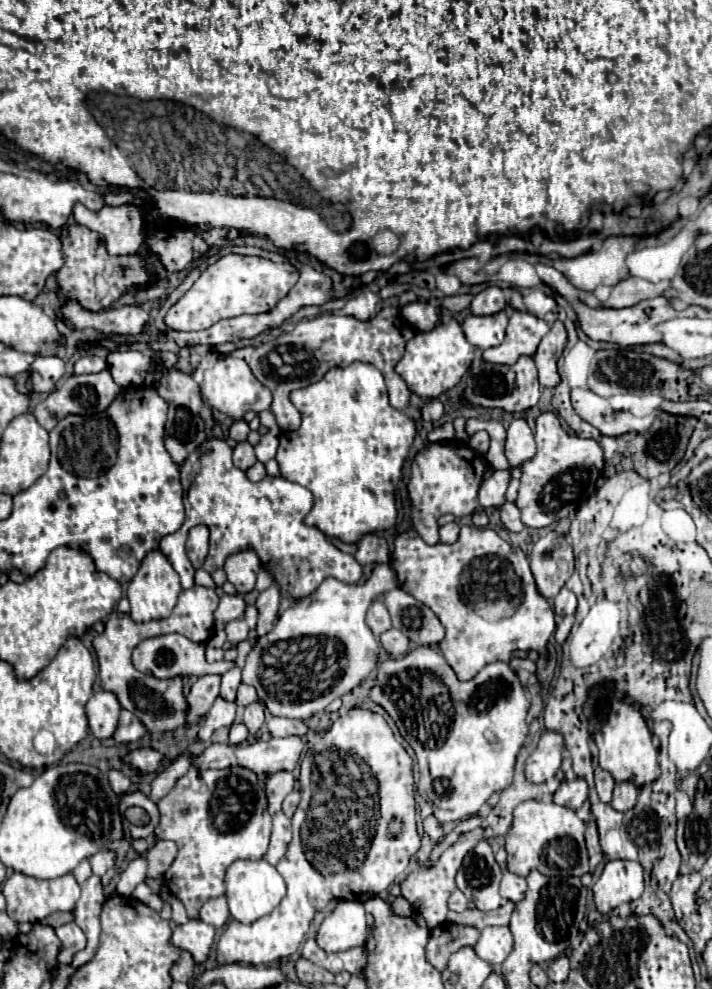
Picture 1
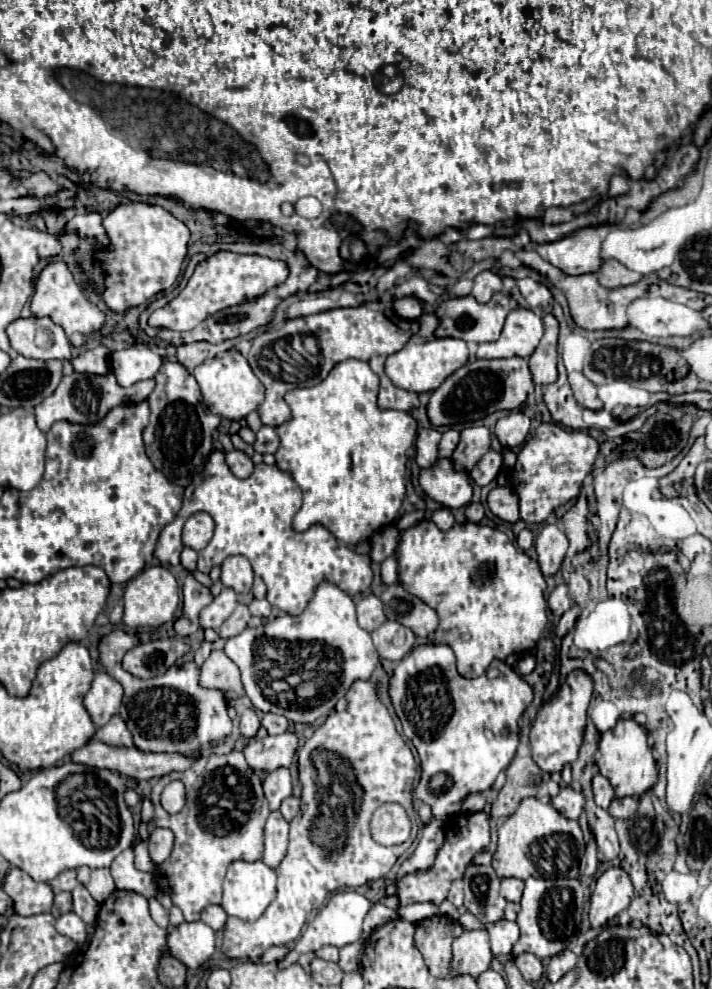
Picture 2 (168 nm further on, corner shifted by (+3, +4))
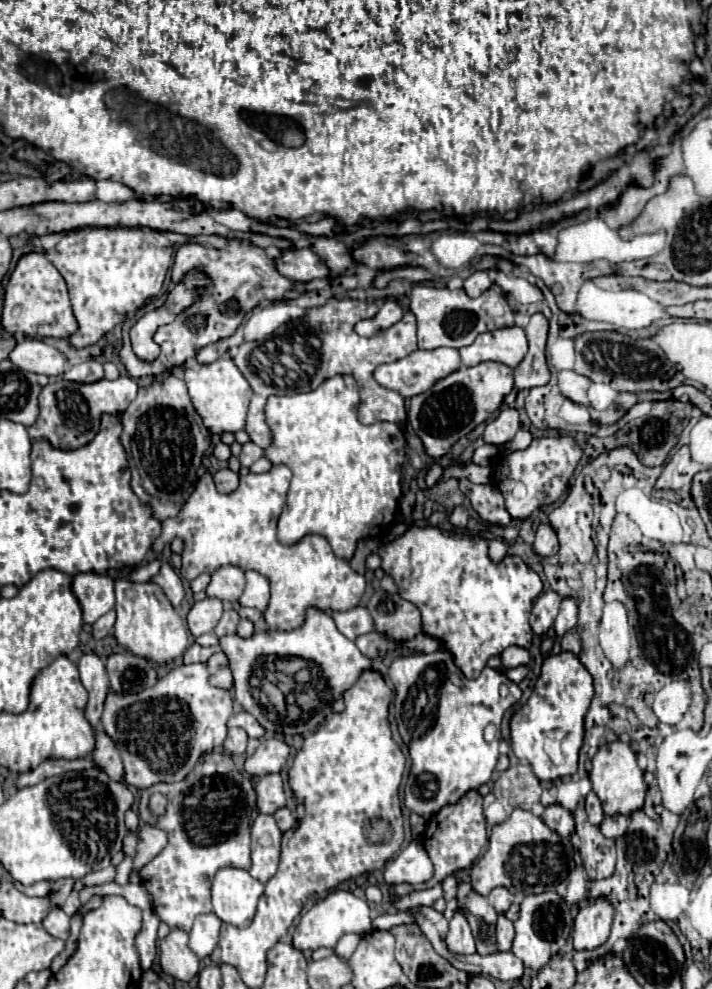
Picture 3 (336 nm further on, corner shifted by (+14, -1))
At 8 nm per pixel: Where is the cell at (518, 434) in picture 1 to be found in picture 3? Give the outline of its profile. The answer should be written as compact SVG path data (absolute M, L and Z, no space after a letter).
M504 409L504 411L498 413L498 417L496 417L494 421L490 421L490 423L486 425L484 441L486 441L486 443L492 443L492 445L508 443L518 429L520 429L518 411L516 411L516 409Z

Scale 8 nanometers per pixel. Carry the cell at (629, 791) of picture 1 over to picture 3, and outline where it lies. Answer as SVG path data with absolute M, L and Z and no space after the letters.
M614 815L614 817L606 817L600 825L600 831L604 837L608 839L616 839L620 837L622 833L626 833L626 827L628 827L628 817L624 815Z

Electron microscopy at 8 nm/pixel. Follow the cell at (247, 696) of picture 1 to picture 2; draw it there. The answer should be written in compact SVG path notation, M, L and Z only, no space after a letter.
M223 650L211 652L211 656L205 660L201 668L199 680L203 688L217 688L237 696L245 694L245 688L241 684L241 672L237 664Z

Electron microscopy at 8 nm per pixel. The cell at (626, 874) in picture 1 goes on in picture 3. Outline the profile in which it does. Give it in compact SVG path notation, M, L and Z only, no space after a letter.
M596 899L580 907L574 919L574 949L592 951L606 943L610 935L610 925L614 919L614 907L606 899Z

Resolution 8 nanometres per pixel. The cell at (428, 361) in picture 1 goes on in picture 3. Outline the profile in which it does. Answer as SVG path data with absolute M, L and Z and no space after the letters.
M438 347L438 349L432 349L432 351L420 351L418 349L418 351L394 361L394 363L386 363L386 365L376 367L374 377L382 387L398 391L402 397L410 399L414 395L428 391L436 381L448 377L458 367L460 367L460 353L456 349L450 349L450 347Z

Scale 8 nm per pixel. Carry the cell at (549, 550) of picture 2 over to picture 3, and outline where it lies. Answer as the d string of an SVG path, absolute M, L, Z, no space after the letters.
M542 523L536 531L536 541L534 541L534 551L540 555L540 557L548 557L548 555L554 555L558 551L558 537L552 529L552 525L548 523Z

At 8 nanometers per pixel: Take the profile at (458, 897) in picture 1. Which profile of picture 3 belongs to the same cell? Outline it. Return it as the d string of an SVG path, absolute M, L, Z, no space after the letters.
M450 875L450 877L446 877L442 881L442 891L444 891L444 899L446 901L450 901L456 895L456 887L458 887L458 879L454 875Z

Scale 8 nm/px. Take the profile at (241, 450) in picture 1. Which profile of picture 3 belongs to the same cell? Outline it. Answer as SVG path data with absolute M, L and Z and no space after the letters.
M222 469L214 475L214 483L220 493L232 493L238 487L238 475L230 469Z

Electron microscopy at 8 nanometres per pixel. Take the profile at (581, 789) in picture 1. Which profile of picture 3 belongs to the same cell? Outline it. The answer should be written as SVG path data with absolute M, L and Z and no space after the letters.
M548 805L542 813L542 821L562 837L570 837L574 831L574 817L562 805Z

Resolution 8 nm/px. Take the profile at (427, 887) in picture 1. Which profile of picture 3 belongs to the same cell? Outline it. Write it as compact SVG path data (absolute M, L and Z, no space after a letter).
M472 789L470 793L462 795L456 803L444 805L432 817L432 821L426 825L422 845L434 863L434 877L426 883L418 883L418 885L410 885L410 883L392 885L394 895L408 895L410 891L422 891L422 889L434 887L450 873L470 867L480 857L480 851L486 845L486 841L488 841L488 831L486 831L486 819L484 819L484 811L482 811L482 795L476 789Z

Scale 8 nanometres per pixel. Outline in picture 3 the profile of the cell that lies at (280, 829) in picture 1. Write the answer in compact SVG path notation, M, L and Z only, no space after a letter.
M258 815L252 823L252 867L250 875L266 883L280 863L282 831L276 827L272 815Z

